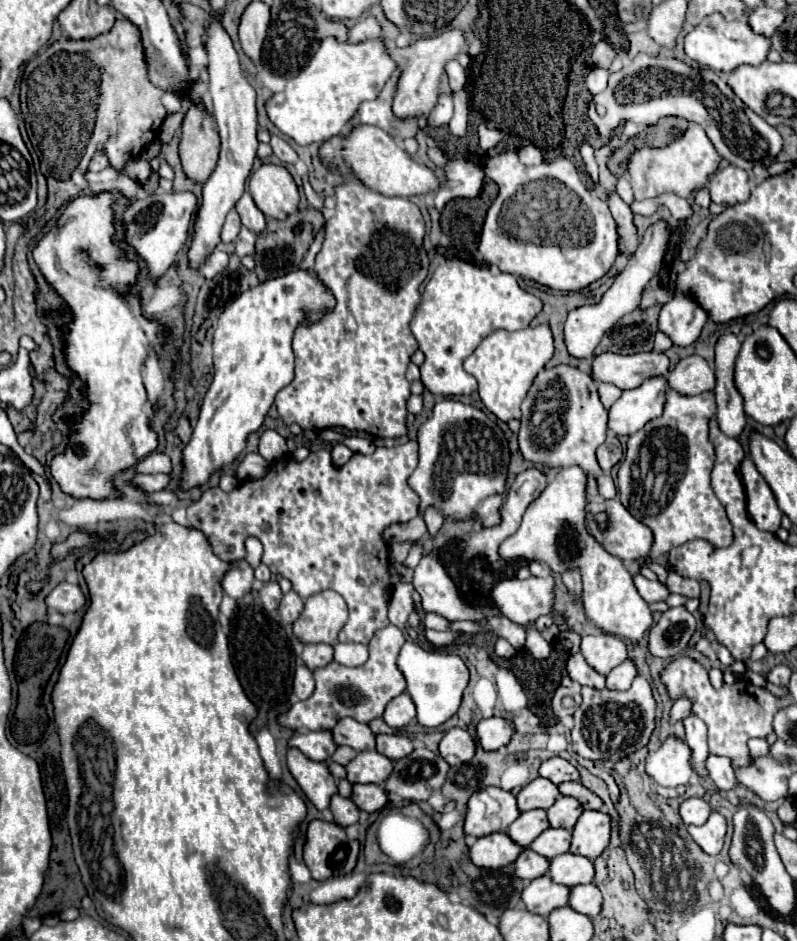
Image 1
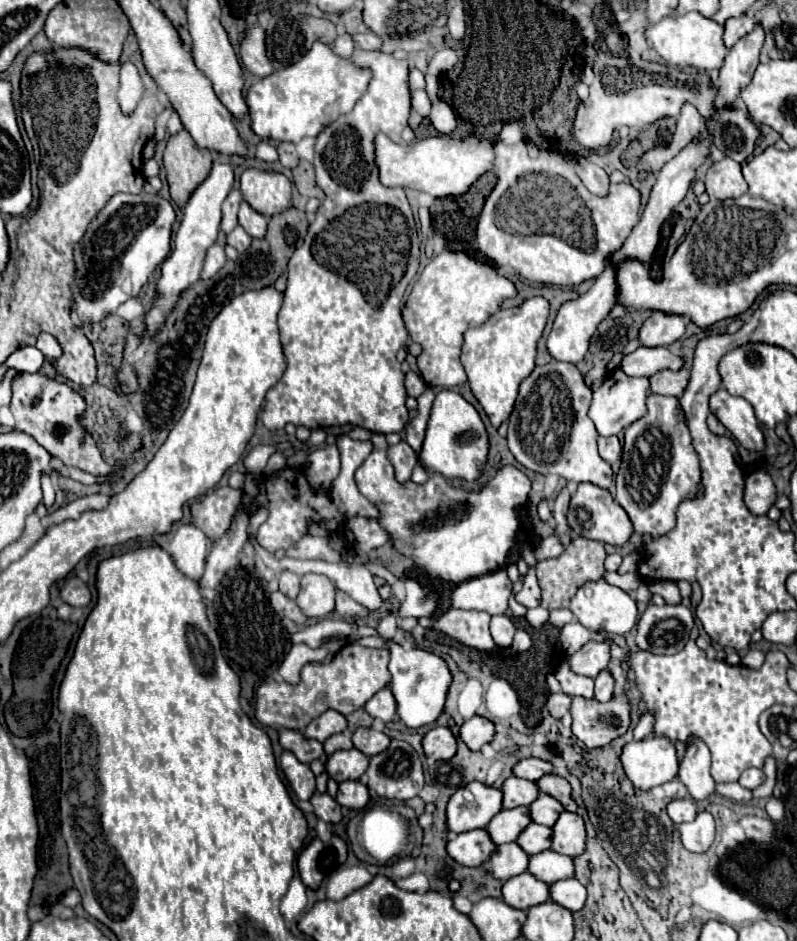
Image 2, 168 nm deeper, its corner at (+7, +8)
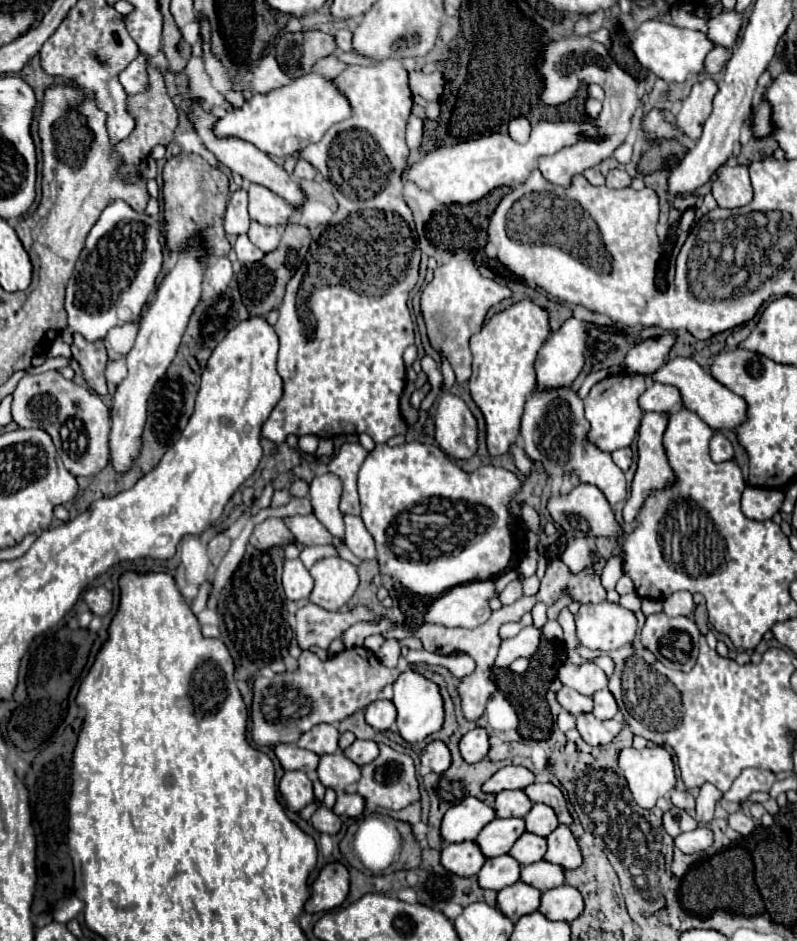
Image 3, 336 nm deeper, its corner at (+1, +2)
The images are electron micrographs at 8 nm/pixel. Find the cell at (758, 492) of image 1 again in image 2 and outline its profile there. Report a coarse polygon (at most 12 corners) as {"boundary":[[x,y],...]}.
{"boundary":[[767,472],[745,478],[745,506],[757,516],[775,504],[775,484]]}

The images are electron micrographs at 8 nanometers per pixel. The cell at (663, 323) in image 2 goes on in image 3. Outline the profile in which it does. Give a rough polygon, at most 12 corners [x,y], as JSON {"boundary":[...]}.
{"boundary":[[667,332],[633,346],[625,356],[629,376],[657,372],[675,344]]}

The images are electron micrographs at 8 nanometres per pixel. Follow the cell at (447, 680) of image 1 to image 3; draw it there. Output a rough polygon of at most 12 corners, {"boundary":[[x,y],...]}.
{"boundary":[[407,670],[393,684],[397,732],[423,742],[443,726],[437,684]]}

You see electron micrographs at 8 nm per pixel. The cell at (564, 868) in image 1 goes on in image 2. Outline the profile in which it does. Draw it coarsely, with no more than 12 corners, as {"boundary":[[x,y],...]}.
{"boundary":[[553,850],[527,870],[547,884],[575,876],[573,858]]}

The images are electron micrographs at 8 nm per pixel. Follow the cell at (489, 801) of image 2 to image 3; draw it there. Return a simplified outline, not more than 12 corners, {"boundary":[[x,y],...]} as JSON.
{"boundary":[[465,798],[445,812],[447,844],[475,840],[495,810]]}

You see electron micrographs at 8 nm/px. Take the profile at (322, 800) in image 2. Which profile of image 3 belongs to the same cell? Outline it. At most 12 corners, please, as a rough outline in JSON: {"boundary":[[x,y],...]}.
{"boundary":[[319,806],[311,816],[317,832],[337,834],[341,820],[333,810]]}

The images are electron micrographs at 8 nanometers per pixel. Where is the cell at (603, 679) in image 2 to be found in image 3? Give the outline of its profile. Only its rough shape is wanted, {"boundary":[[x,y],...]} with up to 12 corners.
{"boundary":[[609,690],[593,694],[595,718],[611,720],[619,708]]}

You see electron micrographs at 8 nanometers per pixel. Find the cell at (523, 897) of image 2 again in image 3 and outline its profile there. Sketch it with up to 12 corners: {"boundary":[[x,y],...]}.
{"boundary":[[523,882],[497,892],[513,922],[539,908],[541,892]]}

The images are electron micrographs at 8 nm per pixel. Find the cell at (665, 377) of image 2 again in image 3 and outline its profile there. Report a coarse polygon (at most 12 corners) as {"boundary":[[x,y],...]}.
{"boundary":[[651,384],[639,398],[643,412],[669,414],[681,406],[679,390]]}

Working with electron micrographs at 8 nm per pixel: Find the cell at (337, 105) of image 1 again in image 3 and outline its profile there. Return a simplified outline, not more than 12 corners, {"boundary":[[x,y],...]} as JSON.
{"boundary":[[311,72],[213,124],[269,156],[293,156],[349,116]]}

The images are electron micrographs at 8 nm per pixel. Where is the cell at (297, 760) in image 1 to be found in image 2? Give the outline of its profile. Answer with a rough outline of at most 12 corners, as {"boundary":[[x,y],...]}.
{"boundary":[[289,750],[281,768],[299,800],[311,800],[315,774]]}

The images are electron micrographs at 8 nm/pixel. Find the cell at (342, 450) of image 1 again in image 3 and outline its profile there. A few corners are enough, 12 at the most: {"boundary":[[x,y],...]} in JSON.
{"boundary":[[335,474],[311,482],[317,520],[343,538],[341,480]]}

